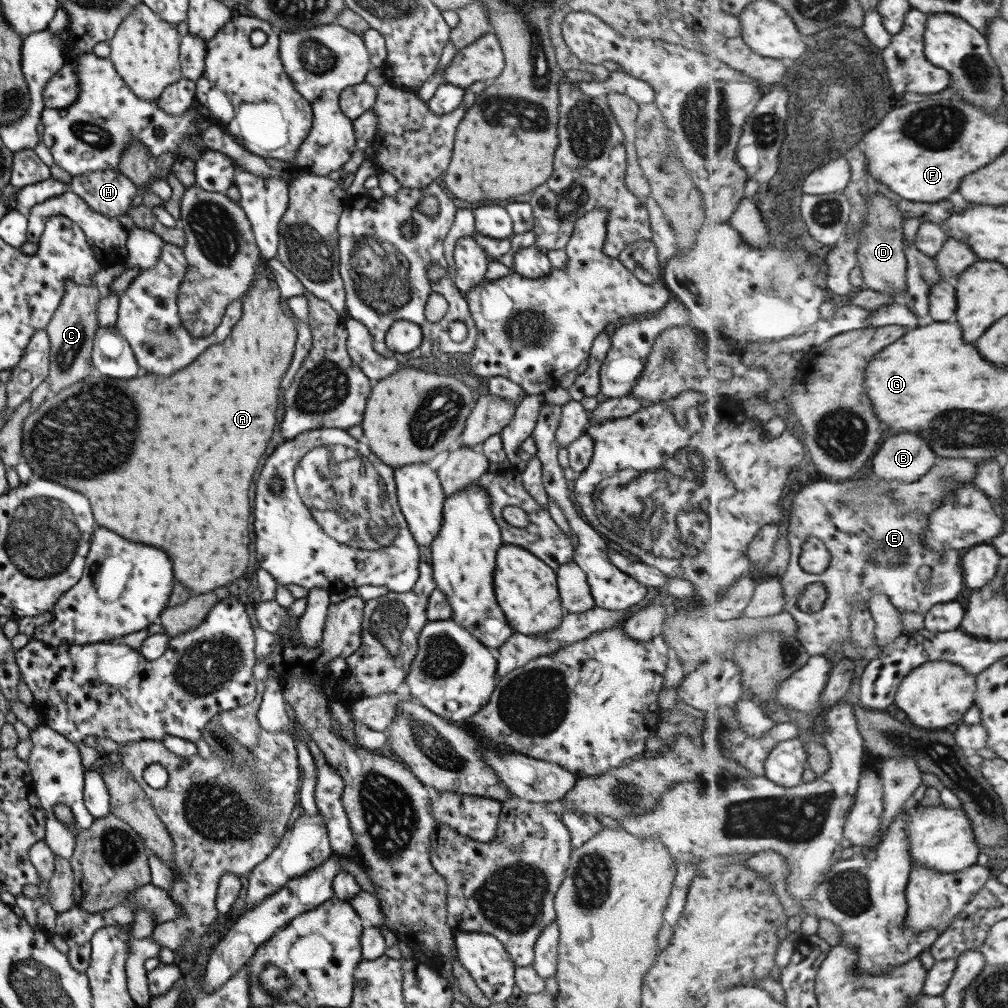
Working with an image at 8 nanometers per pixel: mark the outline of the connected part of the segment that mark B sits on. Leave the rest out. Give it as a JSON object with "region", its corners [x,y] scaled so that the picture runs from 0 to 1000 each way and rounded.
{"region":[[[892,431],[892,433],[882,435],[876,440],[876,446],[865,456],[865,464],[870,474],[906,480],[914,476],[927,463],[930,456],[931,452],[927,445],[912,431]]]}

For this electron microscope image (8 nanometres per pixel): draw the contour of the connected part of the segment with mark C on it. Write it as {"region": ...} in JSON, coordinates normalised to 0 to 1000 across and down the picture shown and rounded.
{"region":[[[66,279],[63,287],[58,306],[44,325],[49,334],[49,368],[46,377],[49,381],[48,392],[93,371],[89,351],[97,323],[95,303],[101,296],[101,288],[92,283],[68,282]]]}

